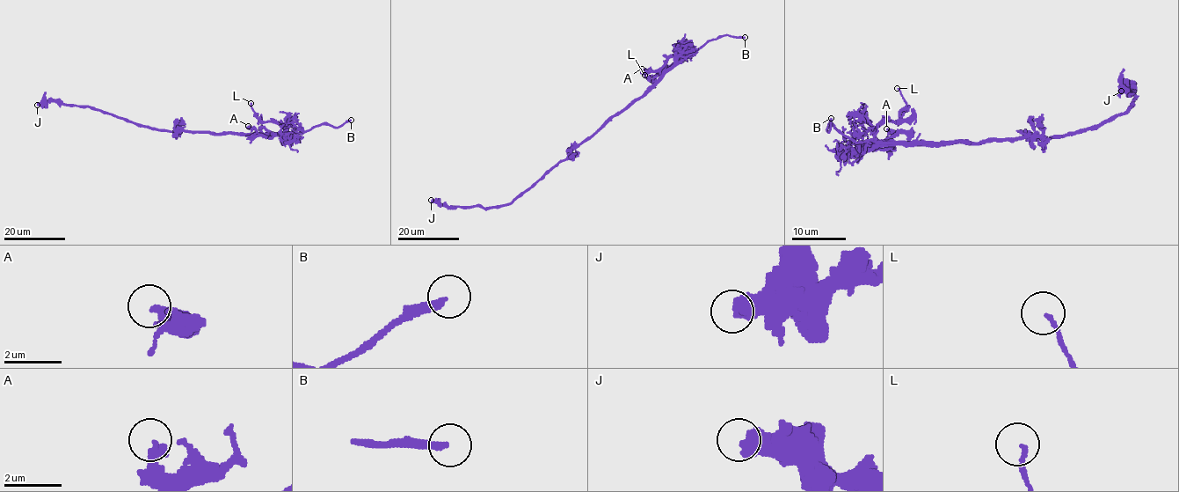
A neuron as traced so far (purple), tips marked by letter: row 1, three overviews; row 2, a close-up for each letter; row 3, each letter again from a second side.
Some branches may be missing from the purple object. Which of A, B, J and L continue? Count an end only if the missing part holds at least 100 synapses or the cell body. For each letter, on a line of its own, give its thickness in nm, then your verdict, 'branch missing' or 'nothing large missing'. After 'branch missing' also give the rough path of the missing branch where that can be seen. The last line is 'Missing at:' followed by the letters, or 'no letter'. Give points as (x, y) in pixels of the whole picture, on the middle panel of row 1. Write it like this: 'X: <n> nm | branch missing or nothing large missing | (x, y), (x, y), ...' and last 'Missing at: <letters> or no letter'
A: 340 nm | nothing large missing
B: 240 nm | branch missing
J: 550 nm | nothing large missing
L: 140 nm | nothing large missing
Missing at: B

